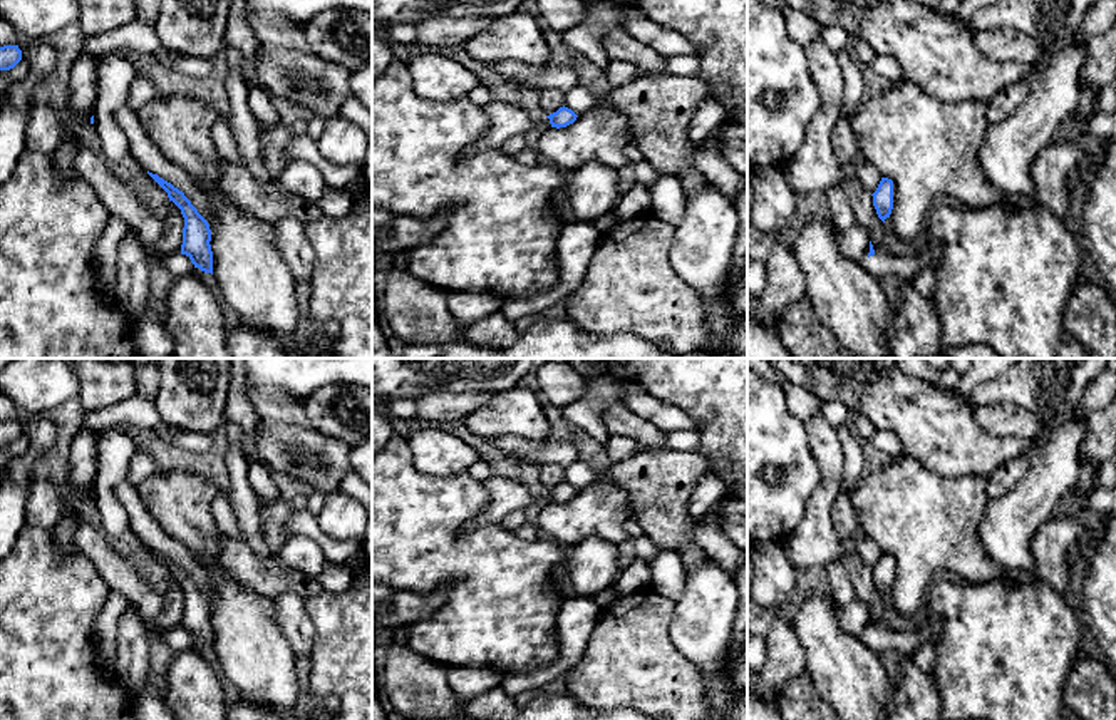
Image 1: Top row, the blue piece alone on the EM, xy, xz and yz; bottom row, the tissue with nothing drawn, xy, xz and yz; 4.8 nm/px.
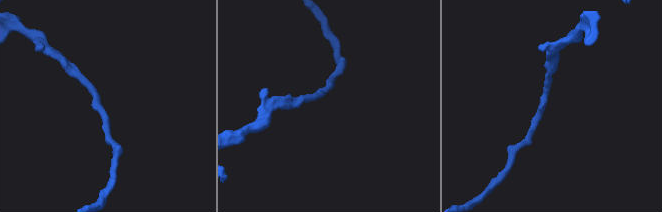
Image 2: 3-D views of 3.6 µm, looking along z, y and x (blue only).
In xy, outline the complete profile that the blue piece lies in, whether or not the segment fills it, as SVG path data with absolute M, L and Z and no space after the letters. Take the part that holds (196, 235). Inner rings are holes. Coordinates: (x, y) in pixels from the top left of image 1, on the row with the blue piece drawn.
M147 174L168 193L184 218L181 255L186 255L194 268L213 275L211 229L208 221L198 213L183 191L164 181L158 174Z

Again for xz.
M560 107L556 112L546 116L550 119L551 127L566 127L576 121L576 114L568 107Z

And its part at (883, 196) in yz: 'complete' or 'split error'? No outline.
complete

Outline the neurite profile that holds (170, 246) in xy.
M169 201L168 211L161 219L164 236L159 243L147 246L151 265L161 265L163 260L178 258L181 255L184 228L181 209L173 201Z

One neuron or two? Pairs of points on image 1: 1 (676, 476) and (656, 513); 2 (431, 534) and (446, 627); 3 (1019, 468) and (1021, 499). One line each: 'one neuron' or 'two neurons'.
1: one neuron
2: one neuron
3: two neurons

